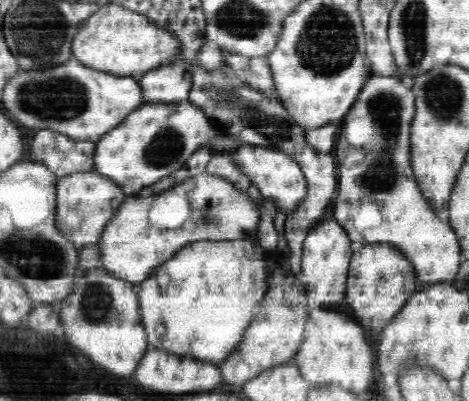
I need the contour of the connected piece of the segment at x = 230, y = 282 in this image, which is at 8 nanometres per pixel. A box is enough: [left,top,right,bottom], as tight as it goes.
[139,239,266,365]

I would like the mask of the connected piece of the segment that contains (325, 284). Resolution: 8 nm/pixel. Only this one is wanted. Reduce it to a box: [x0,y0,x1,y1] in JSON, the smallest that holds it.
[300,220,353,304]

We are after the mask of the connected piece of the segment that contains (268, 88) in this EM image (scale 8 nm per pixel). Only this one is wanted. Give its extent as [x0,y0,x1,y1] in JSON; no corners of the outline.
[223,53,276,99]

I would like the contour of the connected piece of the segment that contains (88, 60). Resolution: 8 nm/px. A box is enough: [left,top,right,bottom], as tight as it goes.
[72,3,184,80]

